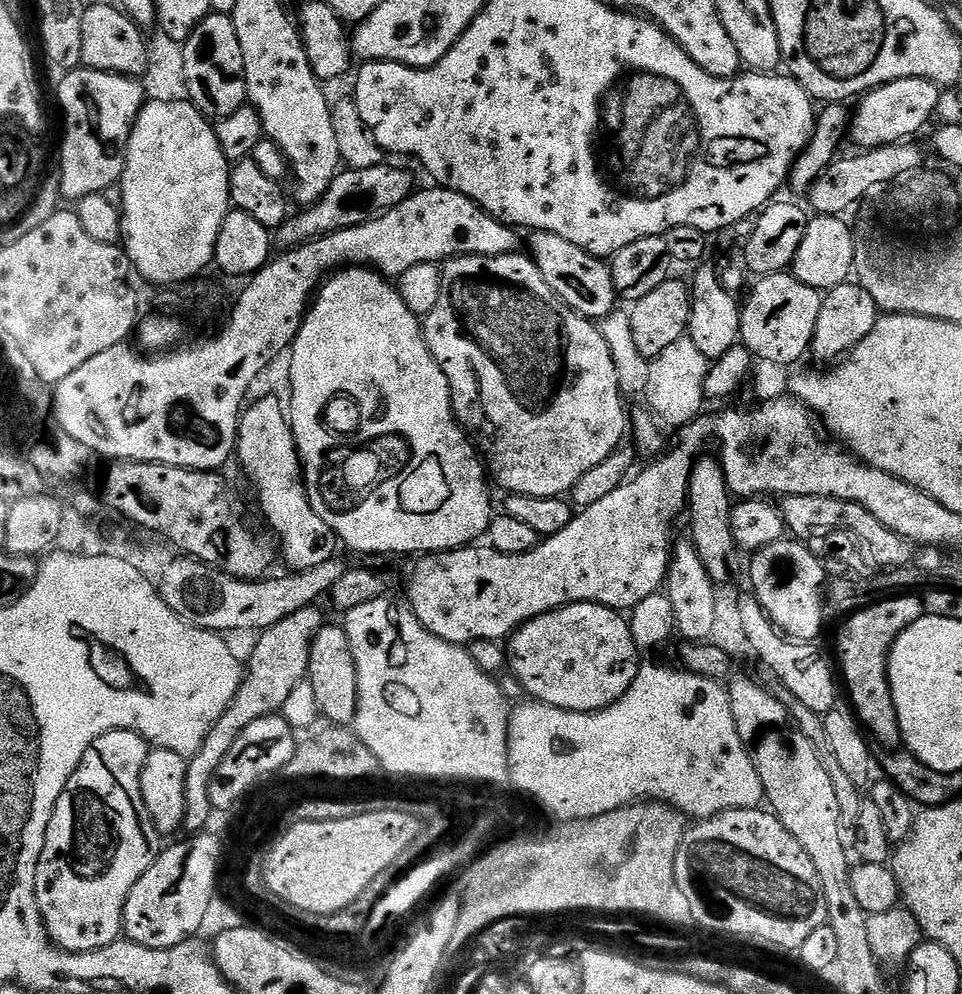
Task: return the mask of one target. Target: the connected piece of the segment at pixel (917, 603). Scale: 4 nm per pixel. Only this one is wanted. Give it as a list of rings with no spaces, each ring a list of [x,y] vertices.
[[[892,594],[887,598],[880,598],[877,604],[868,604],[865,608],[857,610],[853,616],[848,616],[844,620],[844,625],[836,632],[836,656],[840,659],[840,668],[838,664],[838,672],[844,682],[842,684],[848,687],[848,700],[851,711],[856,719],[866,729],[867,735],[873,741],[877,740],[880,744],[885,744],[885,749],[896,750],[901,747],[900,739],[900,723],[896,717],[894,710],[894,702],[892,701],[892,691],[890,690],[890,682],[888,681],[888,655],[894,646],[894,642],[902,634],[902,630],[906,630],[918,618],[925,616],[924,602],[919,595],[908,596],[912,594]]]

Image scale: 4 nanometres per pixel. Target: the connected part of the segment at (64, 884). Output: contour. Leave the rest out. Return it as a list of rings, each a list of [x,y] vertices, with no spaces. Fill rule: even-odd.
[[[117,730],[115,732],[102,734],[102,738],[95,740],[86,750],[86,754],[82,758],[78,770],[74,770],[74,774],[70,780],[66,782],[66,786],[54,806],[52,817],[46,826],[46,838],[42,846],[42,854],[38,858],[36,897],[38,898],[38,906],[40,907],[40,913],[44,919],[44,928],[48,931],[48,936],[57,948],[65,952],[93,952],[99,948],[110,946],[115,940],[121,939],[122,929],[124,927],[126,898],[130,898],[130,890],[134,890],[138,878],[142,878],[142,874],[146,874],[146,870],[150,870],[150,866],[156,861],[157,856],[159,856],[162,851],[160,831],[154,826],[154,822],[146,810],[146,802],[142,802],[140,779],[142,778],[142,766],[146,762],[149,751],[150,745],[148,741],[143,740],[136,732]]]

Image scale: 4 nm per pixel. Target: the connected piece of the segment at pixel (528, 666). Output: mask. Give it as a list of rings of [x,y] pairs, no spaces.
[[[568,604],[535,616],[513,632],[506,644],[510,672],[517,676],[533,701],[567,712],[600,712],[609,708],[634,682],[642,663],[641,649],[632,637],[632,625],[619,611],[601,604]]]

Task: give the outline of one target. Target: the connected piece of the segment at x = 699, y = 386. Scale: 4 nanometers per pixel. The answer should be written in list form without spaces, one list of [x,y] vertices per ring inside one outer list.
[[[690,339],[679,340],[671,346],[666,346],[662,354],[658,354],[650,363],[650,382],[646,393],[647,407],[665,425],[676,424],[683,426],[689,424],[701,415],[706,395],[704,393],[704,383],[709,374],[710,361],[694,346]]]

